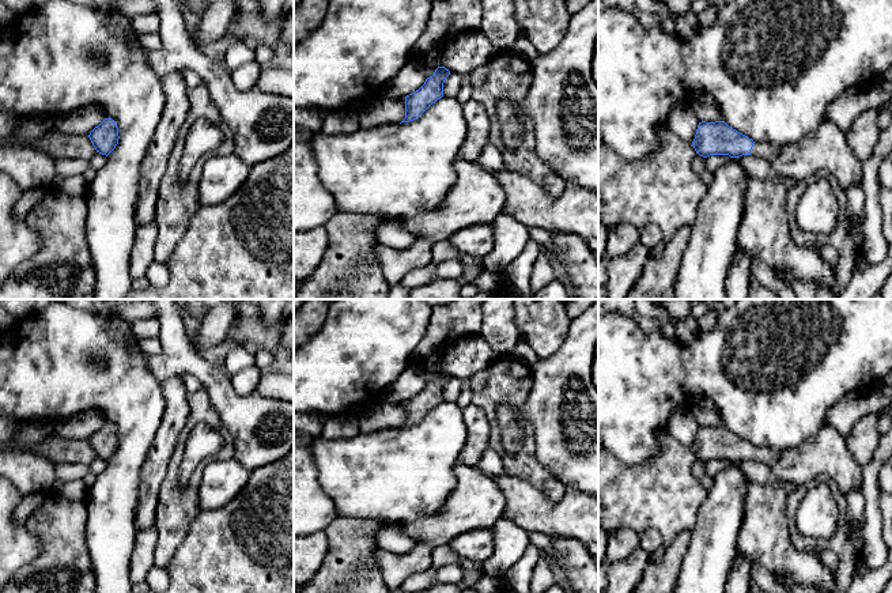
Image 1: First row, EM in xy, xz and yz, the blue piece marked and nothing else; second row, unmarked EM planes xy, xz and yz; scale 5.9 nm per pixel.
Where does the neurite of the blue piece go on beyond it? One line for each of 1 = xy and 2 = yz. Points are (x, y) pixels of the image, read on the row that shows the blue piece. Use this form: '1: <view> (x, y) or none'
1: none
2: yz (767, 151)

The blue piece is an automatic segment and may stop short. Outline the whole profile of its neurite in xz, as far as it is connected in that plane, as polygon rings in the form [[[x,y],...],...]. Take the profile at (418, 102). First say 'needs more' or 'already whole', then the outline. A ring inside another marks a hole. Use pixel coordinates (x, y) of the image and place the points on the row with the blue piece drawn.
already whole | [[[438,67],[432,76],[415,92],[405,97],[405,118],[401,122],[417,120],[432,103],[443,97],[443,83],[450,75],[445,67]]]

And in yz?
needs more | [[[725,121],[699,122],[692,146],[696,154],[703,158],[710,155],[729,155],[730,158],[753,155],[772,162],[780,151],[780,147],[775,144],[755,143]]]

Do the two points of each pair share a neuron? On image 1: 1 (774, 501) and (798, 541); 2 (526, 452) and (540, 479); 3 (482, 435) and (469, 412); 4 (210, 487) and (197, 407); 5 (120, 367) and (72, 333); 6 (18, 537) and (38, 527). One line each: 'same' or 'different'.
1: different
2: same
3: same
4: different
5: same
6: different

